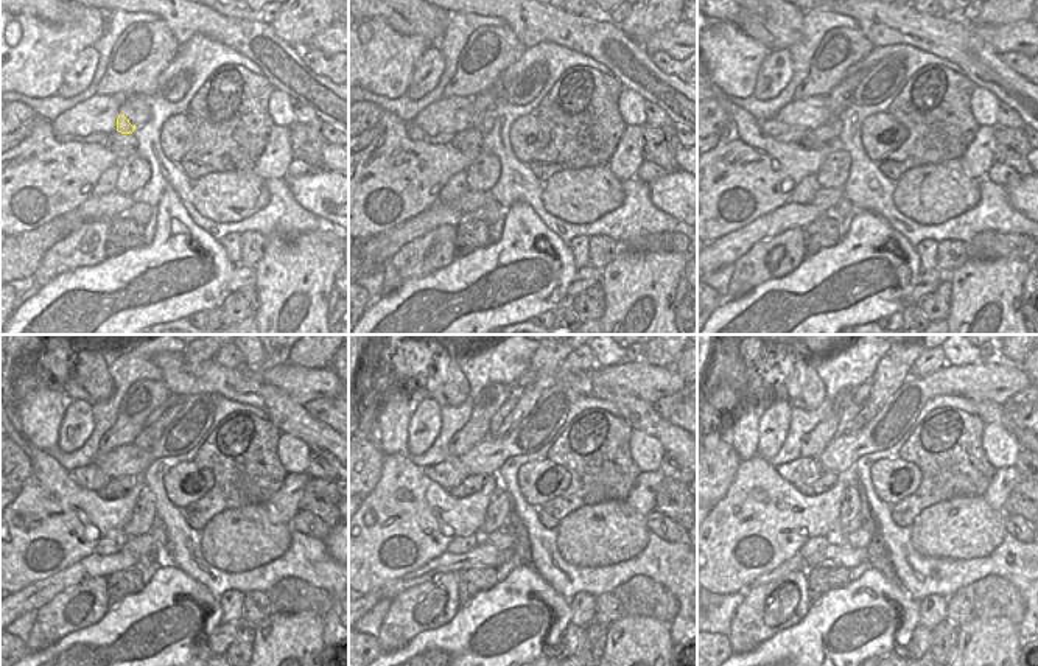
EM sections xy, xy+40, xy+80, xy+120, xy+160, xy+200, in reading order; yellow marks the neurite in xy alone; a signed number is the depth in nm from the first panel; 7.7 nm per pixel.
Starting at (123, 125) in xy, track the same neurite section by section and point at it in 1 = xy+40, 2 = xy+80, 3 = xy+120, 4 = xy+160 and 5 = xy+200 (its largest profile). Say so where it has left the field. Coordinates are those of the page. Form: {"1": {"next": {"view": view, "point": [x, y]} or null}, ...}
{"1": {"next": {"view": "xy+40", "point": [486, 103]}}, "2": {"next": {"view": "xy+80", "point": [841, 97]}}, "3": {"next": {"view": "xy+120", "point": [148, 436]}}, "4": {"next": {"view": "xy+160", "point": [545, 366]}}, "5": {"next": {"view": "xy+200", "point": [894, 369]}}}

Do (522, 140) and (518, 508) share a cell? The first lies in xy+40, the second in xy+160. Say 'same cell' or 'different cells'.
different cells

